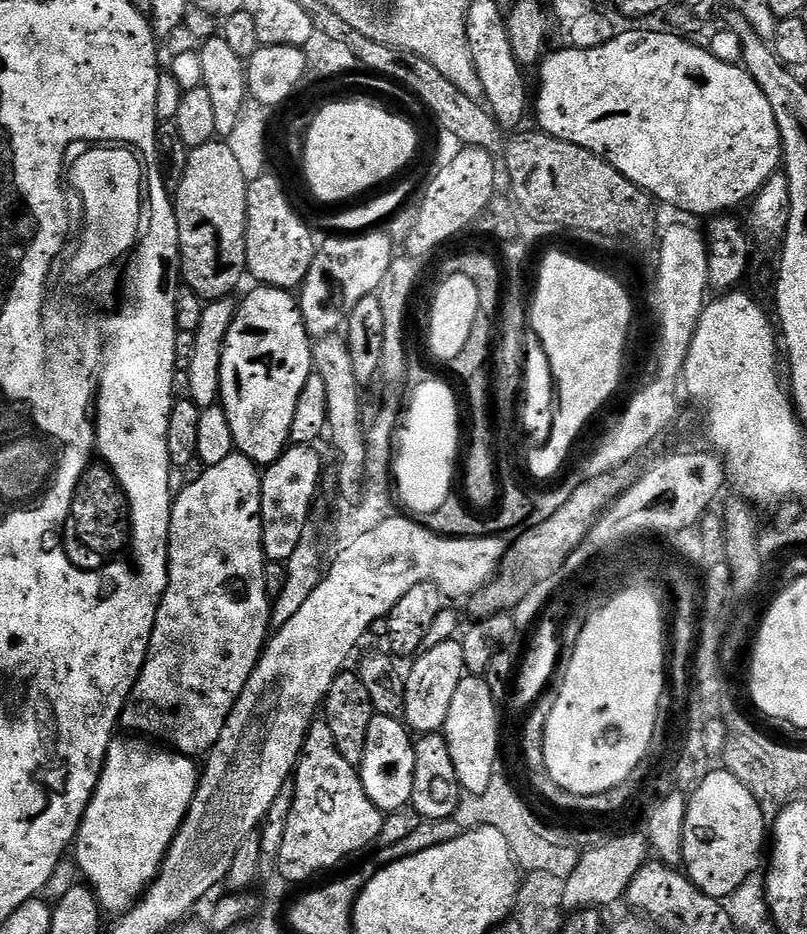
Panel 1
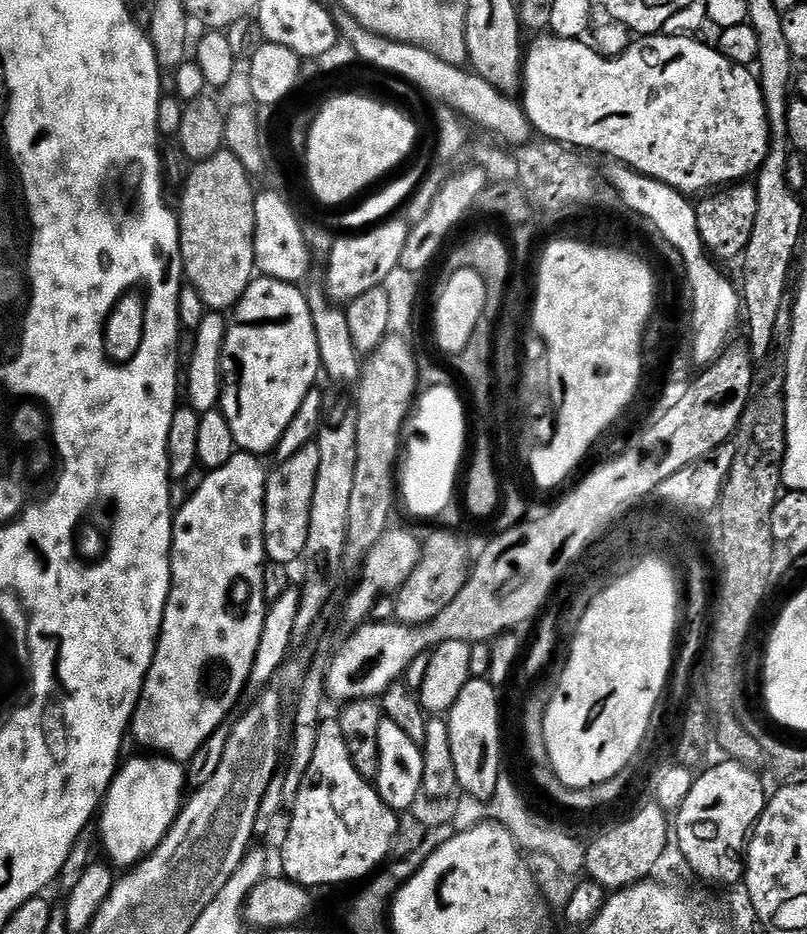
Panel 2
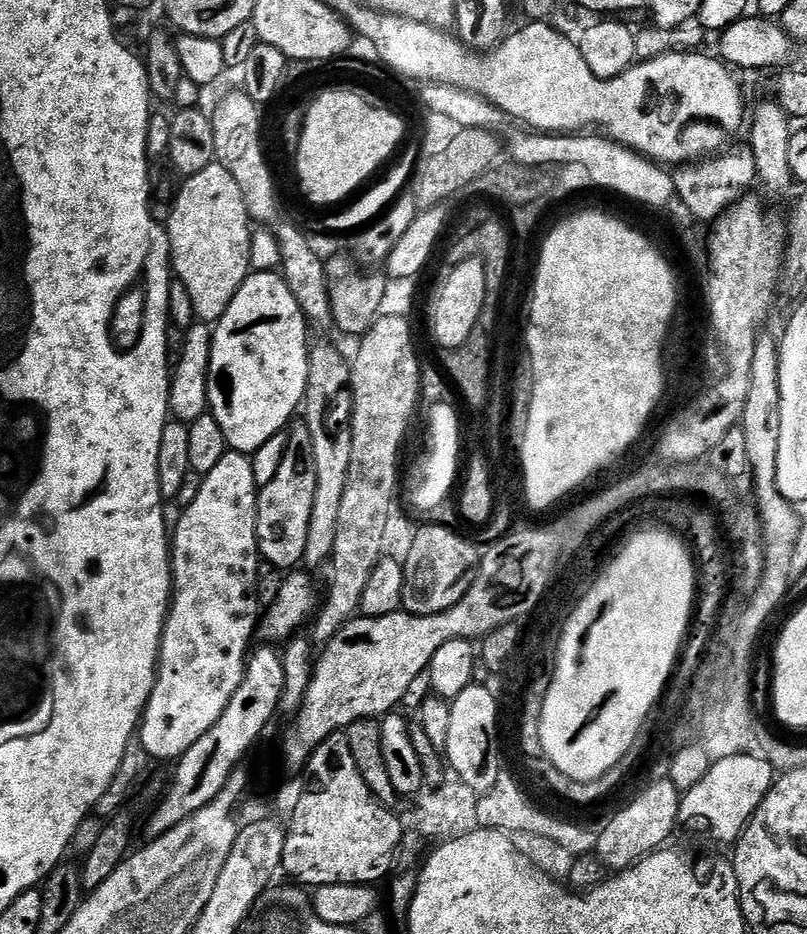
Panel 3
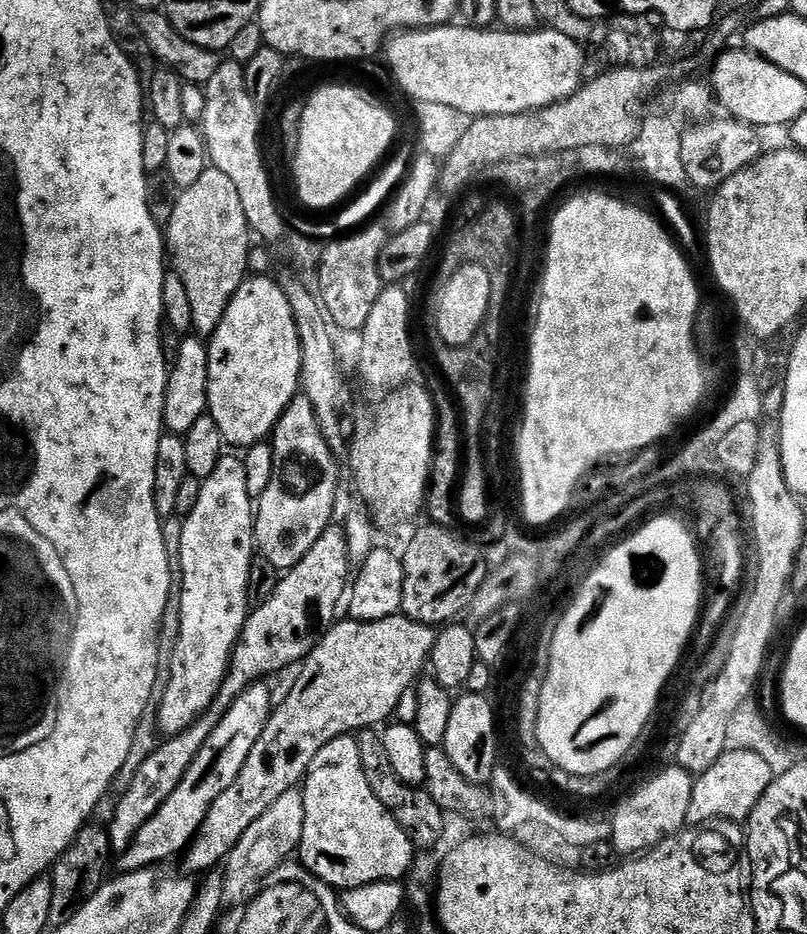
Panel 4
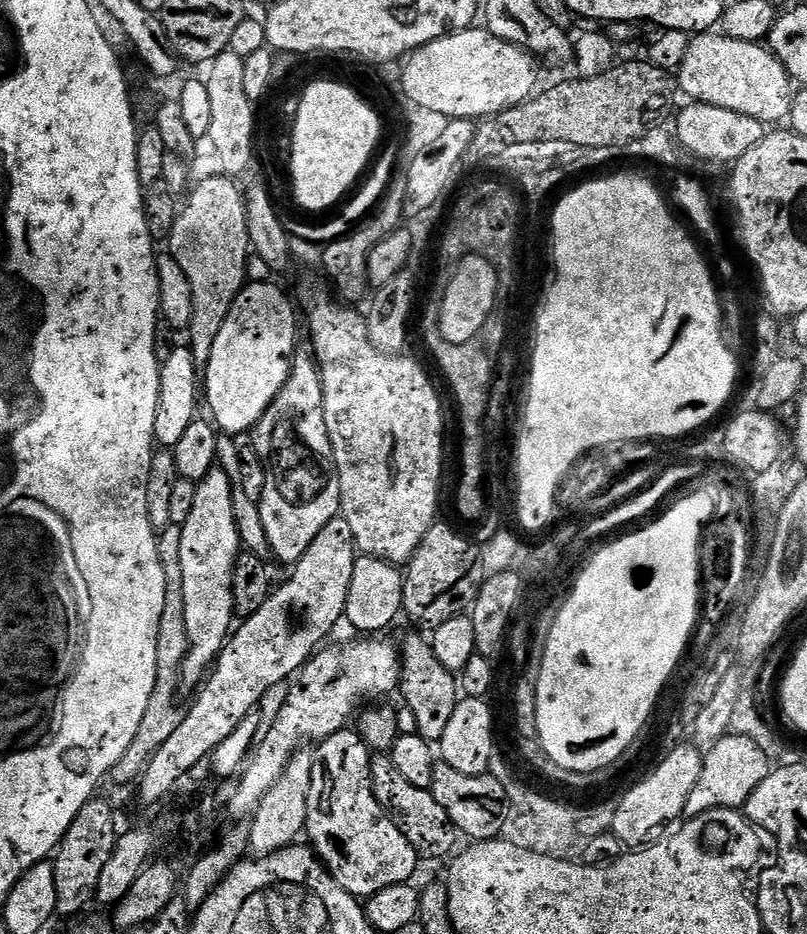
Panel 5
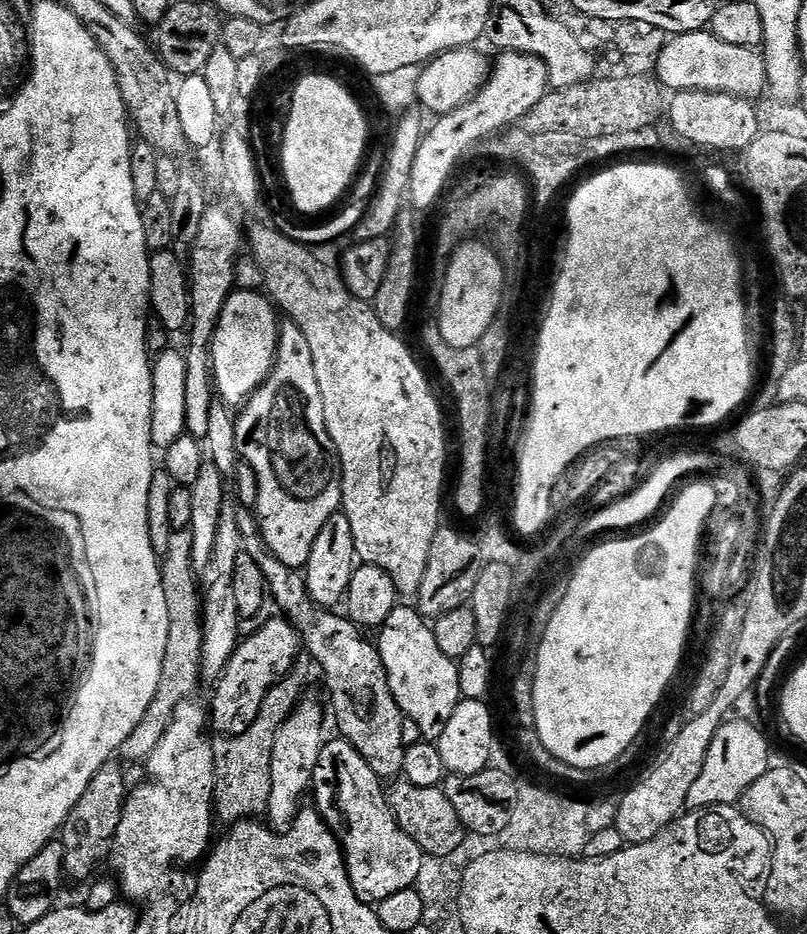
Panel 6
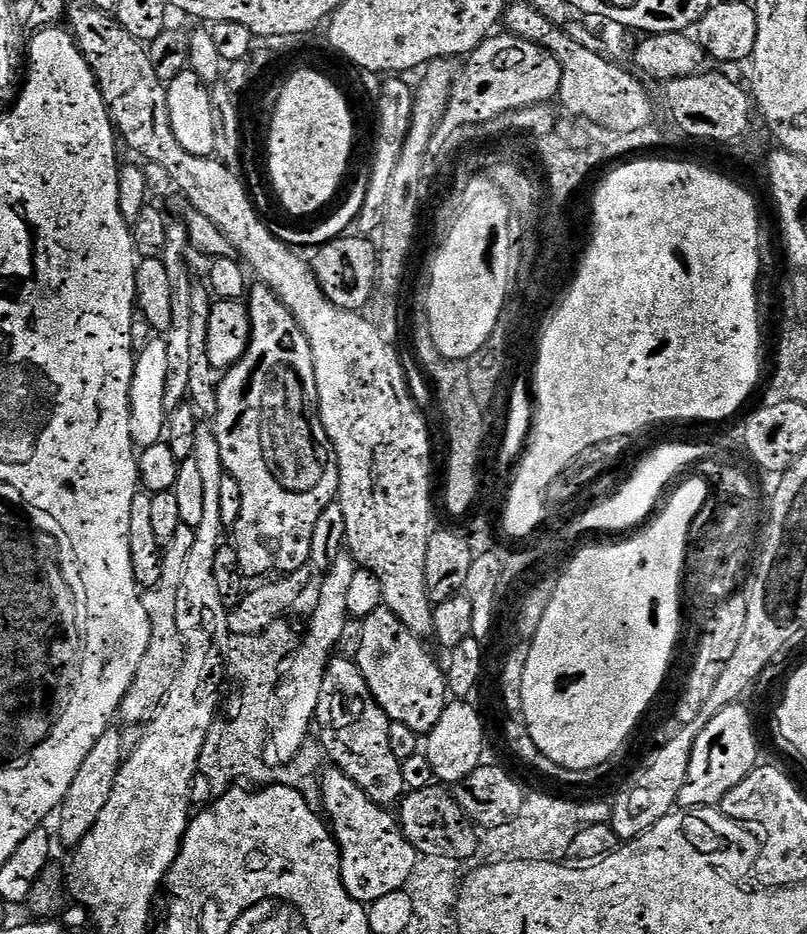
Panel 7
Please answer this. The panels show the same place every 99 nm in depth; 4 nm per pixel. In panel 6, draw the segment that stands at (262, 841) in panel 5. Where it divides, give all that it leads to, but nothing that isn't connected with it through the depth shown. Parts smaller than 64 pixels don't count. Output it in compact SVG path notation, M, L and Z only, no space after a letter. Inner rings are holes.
M301 699L276 734L271 762L272 792L266 813L269 825L283 830L292 824L300 809L302 794L311 787L314 768L324 745L324 710L314 700Z

